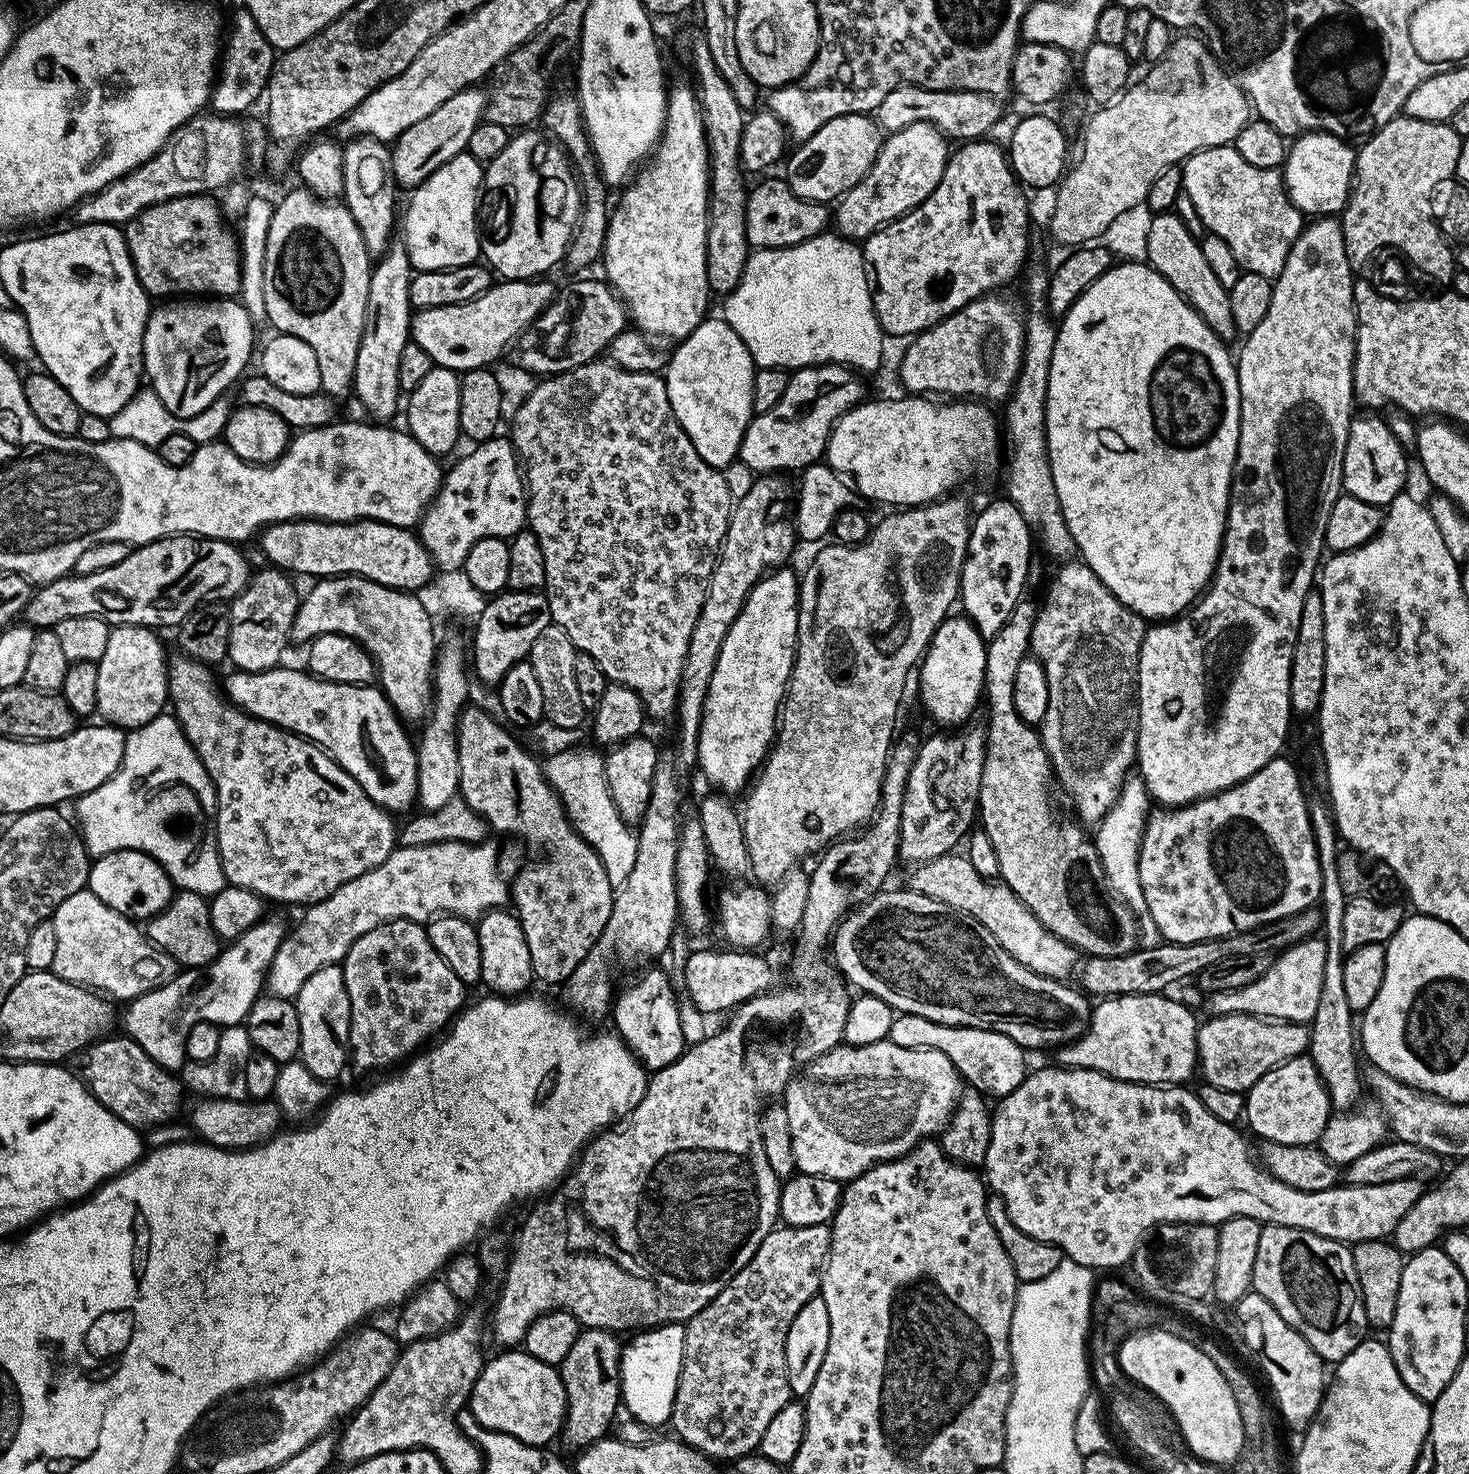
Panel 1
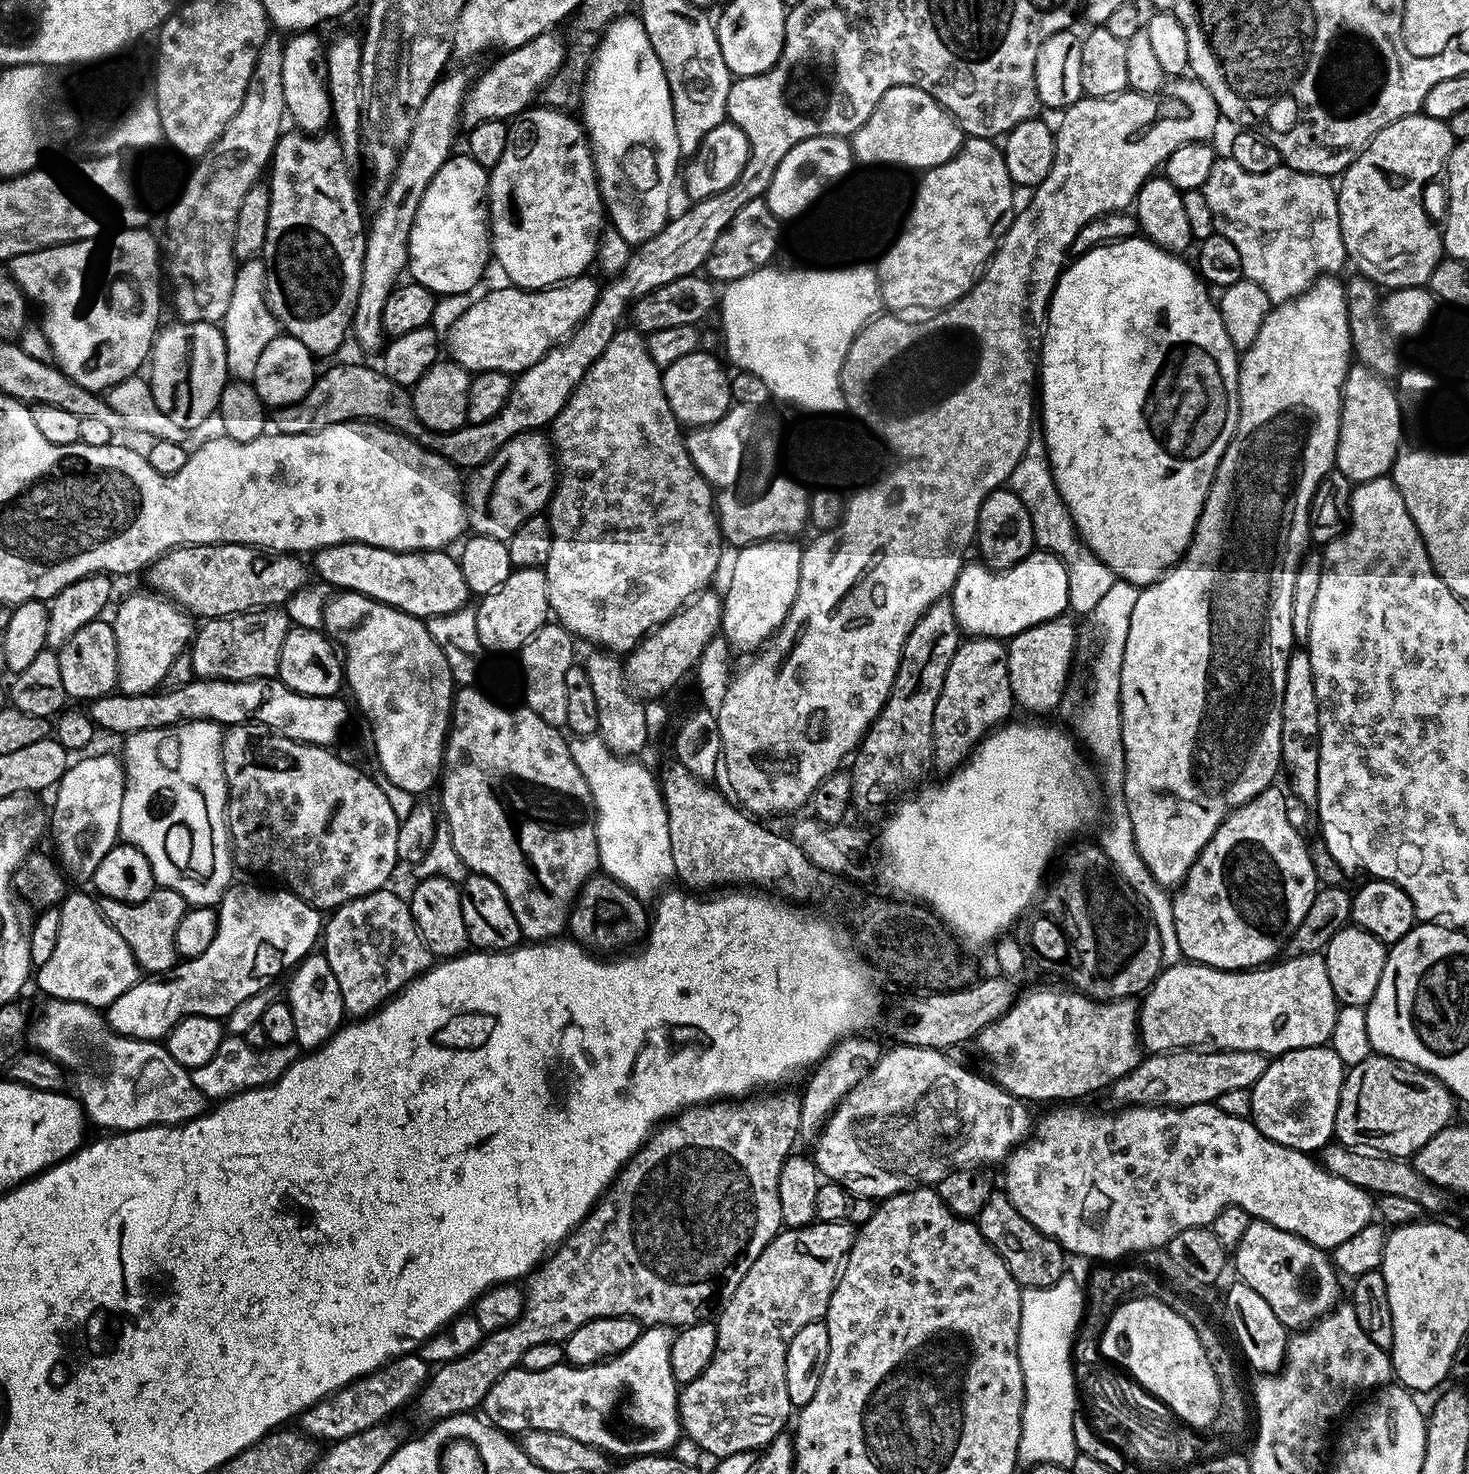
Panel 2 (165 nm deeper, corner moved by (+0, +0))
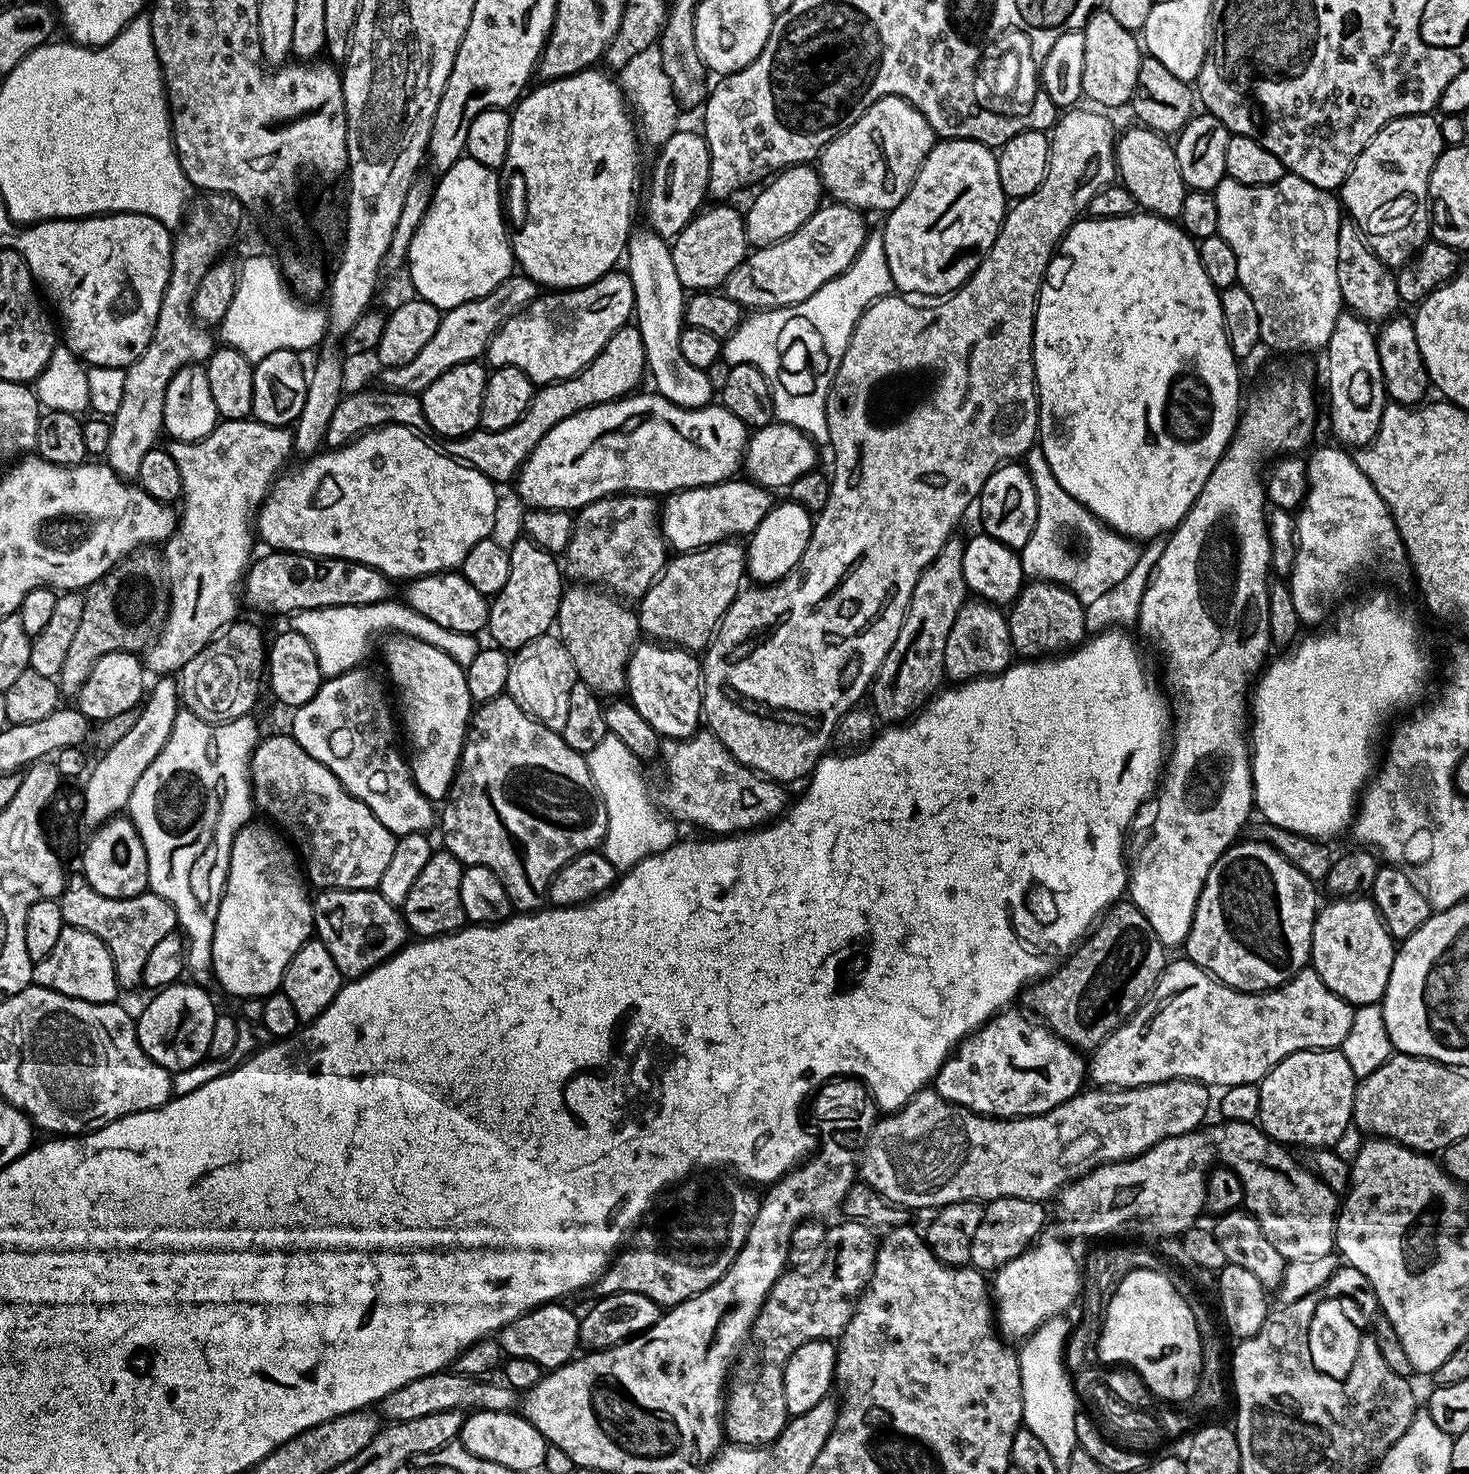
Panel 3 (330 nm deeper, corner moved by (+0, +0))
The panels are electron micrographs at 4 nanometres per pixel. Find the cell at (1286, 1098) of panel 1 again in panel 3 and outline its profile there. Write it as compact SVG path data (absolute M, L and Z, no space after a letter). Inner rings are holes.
M1311 1048L1290 1054L1260 1081L1259 1127L1277 1144L1331 1149L1350 1128L1358 1079L1340 1048Z

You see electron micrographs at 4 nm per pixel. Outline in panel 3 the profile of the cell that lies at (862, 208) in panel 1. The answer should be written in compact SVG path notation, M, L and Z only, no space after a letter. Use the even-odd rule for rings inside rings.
M825 203L816 209L815 214L802 227L794 230L794 234L790 234L785 240L749 251L744 261L724 281L722 285L724 295L738 302L744 310L790 308L808 300L810 294L814 294L823 284L845 272L862 250L870 231L870 225L864 221L864 216L865 213L861 209L851 208L849 204Z

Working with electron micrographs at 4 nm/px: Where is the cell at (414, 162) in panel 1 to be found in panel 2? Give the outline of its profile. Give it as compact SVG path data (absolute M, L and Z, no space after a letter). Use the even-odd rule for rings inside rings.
M549 30L538 34L530 42L505 51L492 68L488 69L478 80L473 79L467 92L464 93L462 105L462 124L465 129L478 126L487 120L511 121L533 107L532 100L543 91L548 80L554 76L564 64L566 40L555 36L555 31Z

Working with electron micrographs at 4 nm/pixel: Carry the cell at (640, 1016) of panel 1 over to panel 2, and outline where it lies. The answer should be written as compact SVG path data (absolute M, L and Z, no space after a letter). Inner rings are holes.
M594 874L580 887L580 893L572 903L567 931L576 943L587 945L597 953L616 954L639 945L647 937L649 923L649 909L630 889L619 884L614 877Z

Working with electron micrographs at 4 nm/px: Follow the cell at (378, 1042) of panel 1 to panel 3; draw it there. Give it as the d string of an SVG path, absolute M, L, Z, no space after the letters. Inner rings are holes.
M325 888L317 891L312 900L312 927L315 939L322 941L326 950L330 950L330 958L334 958L334 966L338 966L344 978L364 976L372 968L395 956L410 940L401 909L386 902L378 890L370 888Z

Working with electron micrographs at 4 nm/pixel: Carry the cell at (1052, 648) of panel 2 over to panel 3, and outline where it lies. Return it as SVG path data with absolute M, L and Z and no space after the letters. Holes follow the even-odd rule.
M1032 580L1025 583L1007 609L1006 615L1010 626L1012 650L1020 658L1052 658L1057 654L1063 654L1077 647L1088 632L1084 604L1078 602L1078 598L1070 594L1070 590L1066 590L1061 584L1052 584L1049 580Z

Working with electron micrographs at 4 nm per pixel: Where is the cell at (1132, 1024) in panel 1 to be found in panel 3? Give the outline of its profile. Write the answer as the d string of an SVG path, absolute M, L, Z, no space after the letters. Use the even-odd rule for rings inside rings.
M1001 1010L997 1012L992 1019L981 1024L975 1032L961 1040L955 1050L949 1052L948 1057L942 1062L942 1066L938 1070L934 1081L934 1091L936 1091L939 1096L946 1098L951 1104L959 1104L961 1108L968 1108L971 1112L978 1113L979 1116L1015 1118L1017 1116L1042 1116L1054 1106L1066 1102L1070 1098L1074 1098L1082 1091L1086 1084L1086 1060L1085 1057L1080 1057L1083 1056L1081 1049L1074 1048L1072 1045L1067 1044L1062 1038L1058 1038L1043 1023L1035 1022L1036 1024L1031 1024L1031 1022L1023 1016L1023 1014L1025 1015L1023 1011L1020 1011L1021 1013L1012 1011L1013 1010Z

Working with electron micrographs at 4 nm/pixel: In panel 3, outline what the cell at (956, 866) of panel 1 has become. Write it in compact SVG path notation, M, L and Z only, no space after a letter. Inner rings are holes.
M697 730L693 736L688 736L685 740L669 740L665 739L663 741L659 759L661 761L664 760L664 789L660 792L660 798L658 796L658 804L661 809L672 820L676 822L681 822L681 820L685 820L688 824L697 824L700 828L705 828L705 833L708 834L735 834L737 832L751 832L754 828L762 828L765 824L773 823L777 818L784 815L786 809L790 804L790 796L788 800L788 792L783 783L778 780L769 780L767 776L760 775L759 772L755 772L753 768L748 768L744 764L739 764L736 759L732 757L730 754L730 750L726 750L726 746L722 746L722 742L720 739L713 734L713 732L707 730Z

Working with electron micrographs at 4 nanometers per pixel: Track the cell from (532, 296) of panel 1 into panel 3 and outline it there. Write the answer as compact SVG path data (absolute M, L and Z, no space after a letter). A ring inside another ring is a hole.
M624 270L610 271L581 288L537 295L492 335L486 353L487 363L492 368L514 366L527 374L536 386L568 380L577 376L603 350L613 334L627 325L624 324L627 320L629 323L633 319L635 307L634 286Z

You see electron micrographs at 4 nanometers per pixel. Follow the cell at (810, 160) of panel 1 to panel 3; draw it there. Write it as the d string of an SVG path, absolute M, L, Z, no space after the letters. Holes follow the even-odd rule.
M811 163L781 168L772 178L773 180L753 198L748 212L746 208L743 213L744 233L753 249L765 248L774 242L785 240L787 236L794 234L794 230L802 227L822 204L820 173Z

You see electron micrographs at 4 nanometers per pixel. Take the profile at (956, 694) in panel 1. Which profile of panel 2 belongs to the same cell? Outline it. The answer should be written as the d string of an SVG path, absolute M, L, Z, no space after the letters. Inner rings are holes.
M1033 550L1028 553L1025 560L1019 560L1014 566L999 570L989 568L983 562L975 563L965 563L950 593L956 625L965 637L992 636L995 640L1007 641L1022 630L1038 626L1050 618L1065 615L1069 611L1066 566L1053 552Z

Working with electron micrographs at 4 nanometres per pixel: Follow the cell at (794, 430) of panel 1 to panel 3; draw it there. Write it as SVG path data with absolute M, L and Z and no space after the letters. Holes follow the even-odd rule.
M629 394L623 400L614 400L611 404L599 404L593 408L587 408L562 422L558 422L558 426L554 426L554 430L550 430L546 434L546 438L542 438L542 442L538 442L538 446L534 446L530 458L526 458L526 462L520 467L514 481L516 492L525 500L525 505L528 508L553 508L554 510L572 512L573 510L582 509L587 504L592 504L595 500L600 500L604 496L657 494L656 492L671 494L685 488L705 488L708 484L721 484L722 481L731 480L737 475L736 467L737 470L741 467L742 453L746 447L746 426L741 420L734 418L734 414L730 414L730 410L726 410L716 402L709 404L707 408L683 408L659 394L651 394L652 396L640 395Z

